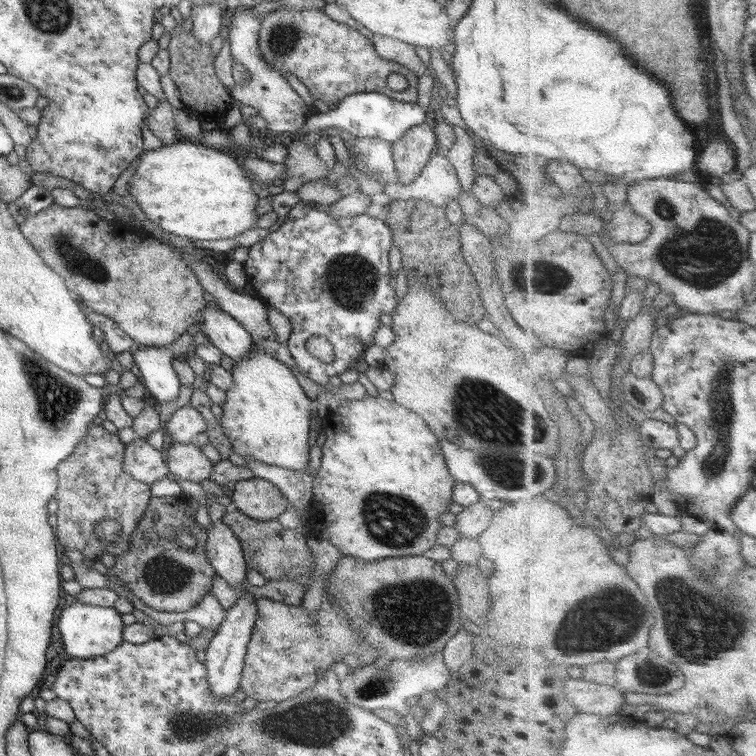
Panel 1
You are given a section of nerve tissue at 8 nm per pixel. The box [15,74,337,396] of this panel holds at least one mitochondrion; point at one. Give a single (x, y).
(80, 262)

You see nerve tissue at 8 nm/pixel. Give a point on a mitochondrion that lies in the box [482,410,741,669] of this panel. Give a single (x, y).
(594, 626)

